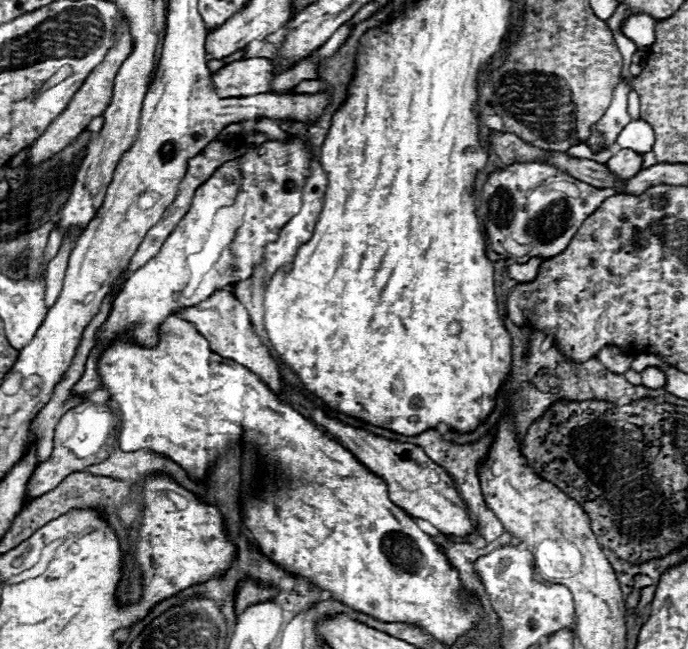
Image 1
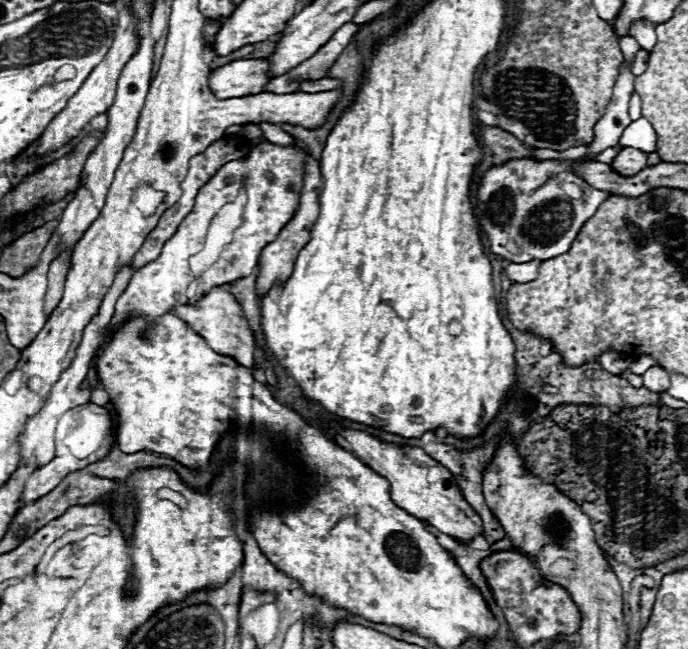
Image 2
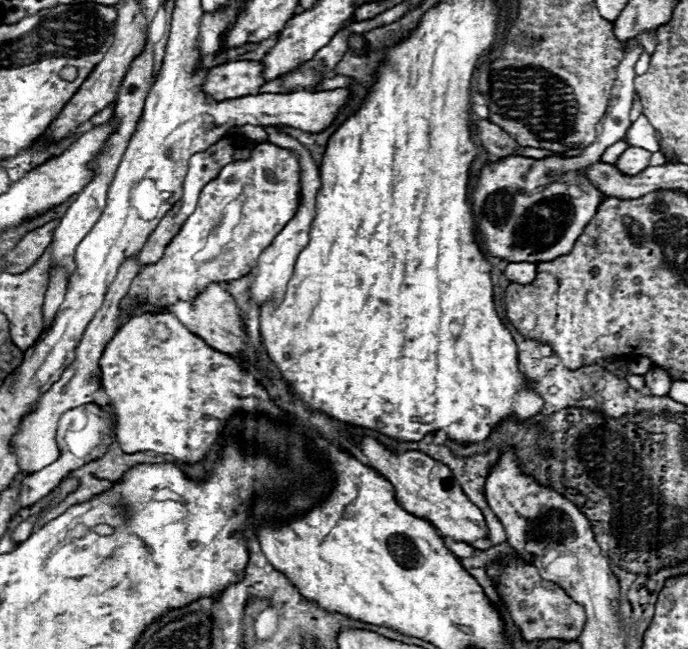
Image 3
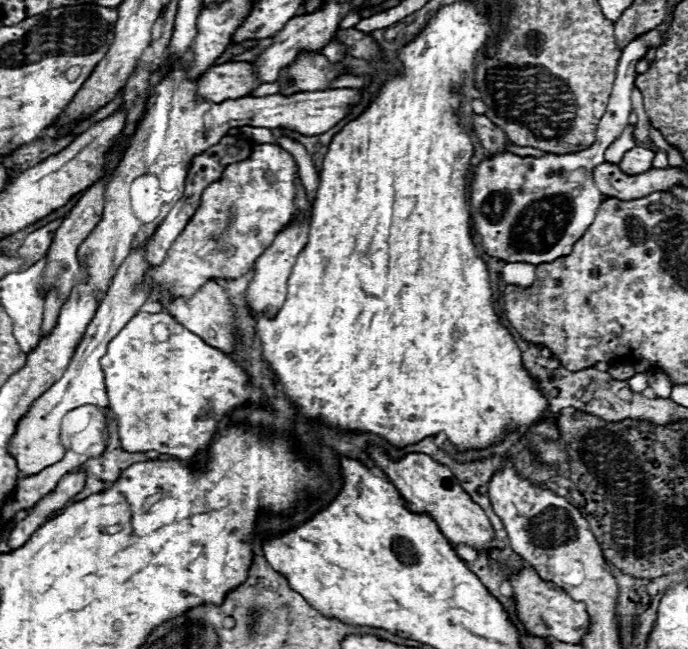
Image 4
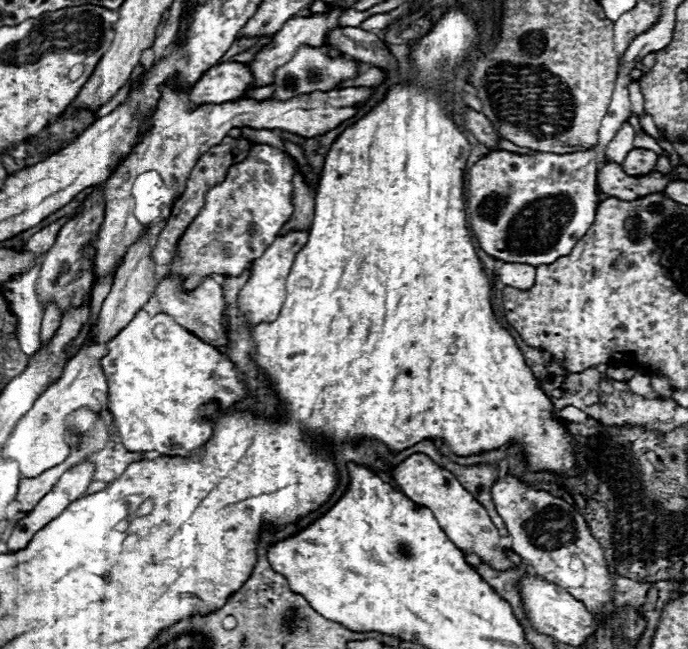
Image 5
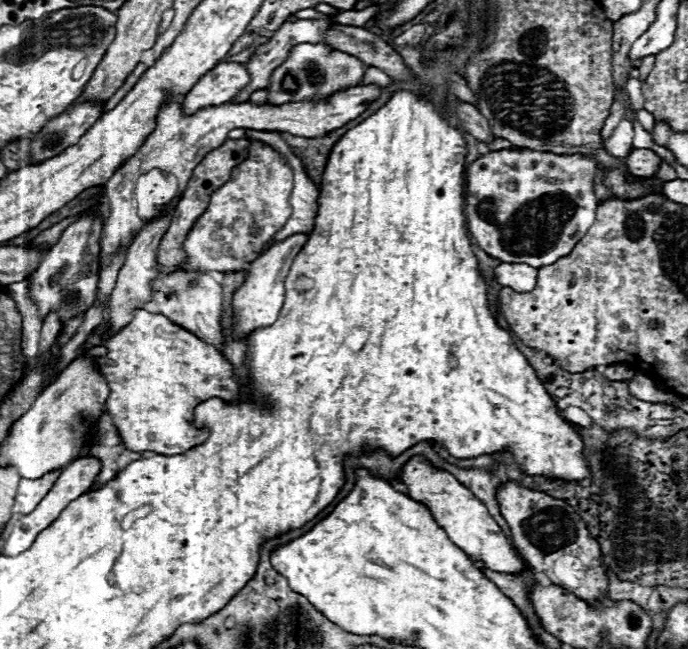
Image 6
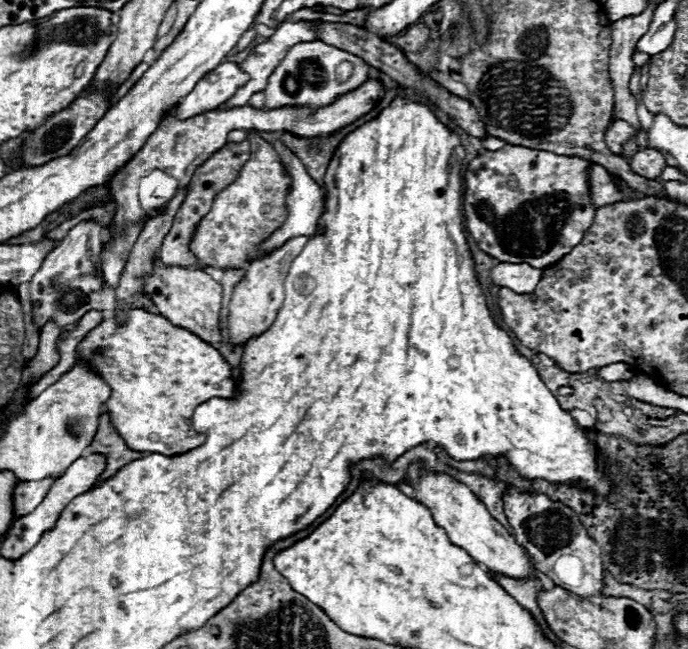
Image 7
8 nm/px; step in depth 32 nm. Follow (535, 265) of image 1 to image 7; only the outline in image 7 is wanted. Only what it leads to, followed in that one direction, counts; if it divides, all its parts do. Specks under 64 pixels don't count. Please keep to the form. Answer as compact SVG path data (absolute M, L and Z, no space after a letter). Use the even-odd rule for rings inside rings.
M500 262L490 268L490 282L500 288L510 288L514 292L532 292L542 278L540 268L532 268L527 263Z

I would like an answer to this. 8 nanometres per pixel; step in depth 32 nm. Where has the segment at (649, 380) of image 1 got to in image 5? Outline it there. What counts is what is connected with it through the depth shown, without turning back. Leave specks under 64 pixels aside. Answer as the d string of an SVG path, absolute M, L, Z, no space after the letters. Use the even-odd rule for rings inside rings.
M650 376L650 380L652 380L652 388L656 390L656 392L660 392L662 396L670 396L672 394L672 388L670 388L670 384L668 384L668 378L664 378L664 376Z

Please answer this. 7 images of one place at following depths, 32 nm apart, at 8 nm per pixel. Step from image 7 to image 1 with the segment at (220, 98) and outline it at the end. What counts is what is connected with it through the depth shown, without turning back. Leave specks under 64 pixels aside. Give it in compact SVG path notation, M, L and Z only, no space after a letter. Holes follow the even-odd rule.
M248 58L226 64L212 74L212 86L220 98L254 96L270 90L274 68L268 58Z

